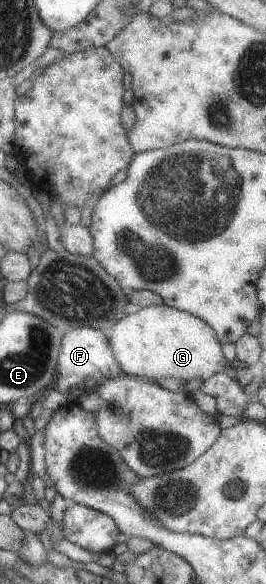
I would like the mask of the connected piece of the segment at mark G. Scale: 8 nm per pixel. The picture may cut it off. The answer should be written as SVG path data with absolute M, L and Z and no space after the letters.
M163 303L127 312L104 334L121 372L125 375L144 377L150 381L156 381L158 378L176 378L183 382L192 378L201 378L205 381L211 374L222 371L226 363L220 351L221 344L207 324L190 313L179 311Z

